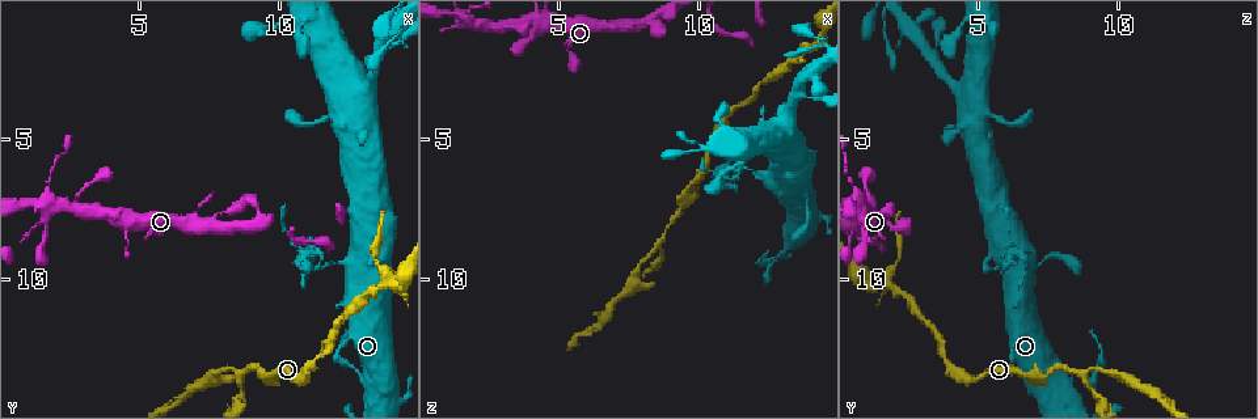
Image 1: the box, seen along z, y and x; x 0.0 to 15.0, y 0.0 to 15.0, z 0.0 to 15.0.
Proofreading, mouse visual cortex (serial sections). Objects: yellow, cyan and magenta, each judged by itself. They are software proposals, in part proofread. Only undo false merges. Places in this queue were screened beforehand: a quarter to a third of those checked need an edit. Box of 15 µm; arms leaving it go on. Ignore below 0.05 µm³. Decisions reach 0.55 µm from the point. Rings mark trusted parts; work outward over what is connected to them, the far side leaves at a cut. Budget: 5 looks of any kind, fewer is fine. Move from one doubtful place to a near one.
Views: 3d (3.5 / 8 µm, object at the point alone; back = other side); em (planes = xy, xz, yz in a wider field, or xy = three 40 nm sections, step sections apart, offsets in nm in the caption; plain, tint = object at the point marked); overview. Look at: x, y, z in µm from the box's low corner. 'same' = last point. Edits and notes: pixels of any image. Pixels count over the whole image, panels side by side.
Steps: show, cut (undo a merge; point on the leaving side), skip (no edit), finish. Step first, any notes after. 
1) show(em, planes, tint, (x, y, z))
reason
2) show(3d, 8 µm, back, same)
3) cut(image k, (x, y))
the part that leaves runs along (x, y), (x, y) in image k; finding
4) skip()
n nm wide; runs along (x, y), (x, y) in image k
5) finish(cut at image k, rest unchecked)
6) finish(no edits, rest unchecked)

show(3d, 3.5 µm, (9.6, 13.3, 6.9))

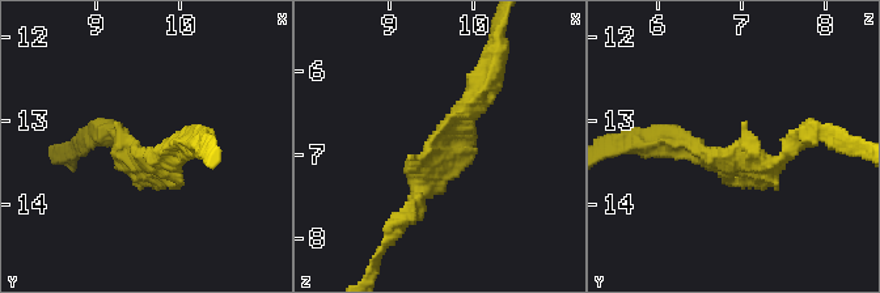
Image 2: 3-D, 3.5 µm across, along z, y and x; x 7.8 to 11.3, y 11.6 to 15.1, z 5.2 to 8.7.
show(em, xy, step 2, tint, (9.55, 13.45, 6.80))
need the tissue

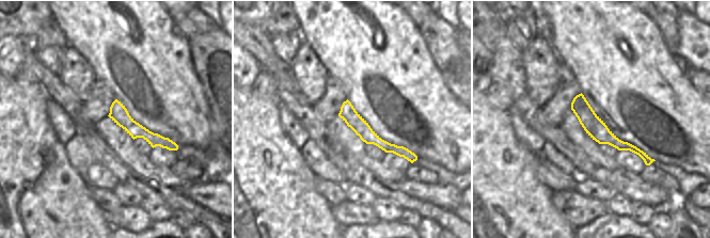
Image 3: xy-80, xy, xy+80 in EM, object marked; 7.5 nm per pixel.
skip()
runs along (494, 72), (434, 139), (414, 207) in image 2; continuous, no second cell

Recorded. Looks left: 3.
show(3d, 8 µm, (8.5, 14.2, 9.4))

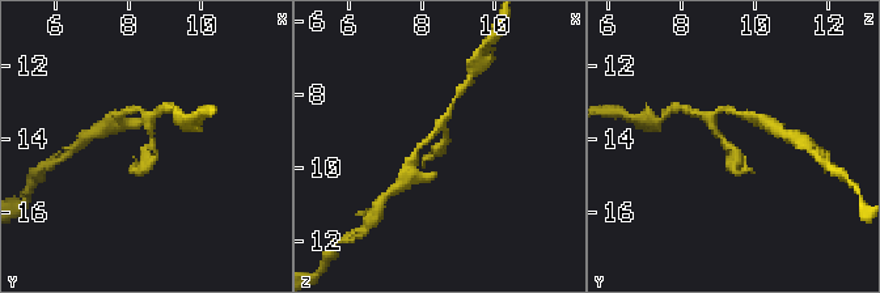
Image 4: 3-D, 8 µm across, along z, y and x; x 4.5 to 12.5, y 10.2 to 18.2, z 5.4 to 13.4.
show(em, xy, step 1, tint, (8.5, 14.3, 9.4))
shape alone is not enough

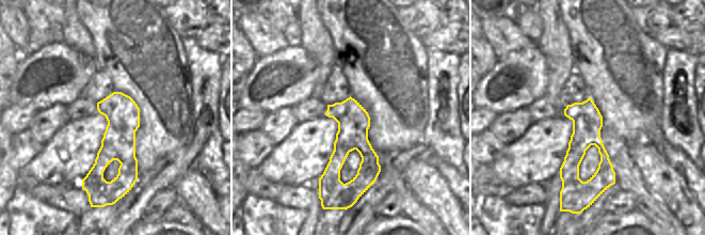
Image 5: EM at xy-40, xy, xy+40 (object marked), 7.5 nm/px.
skip()
runs along (711, 123), (737, 174), (747, 170) in image 4; one cell here

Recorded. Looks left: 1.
finish(no edits, rest unchecked)

